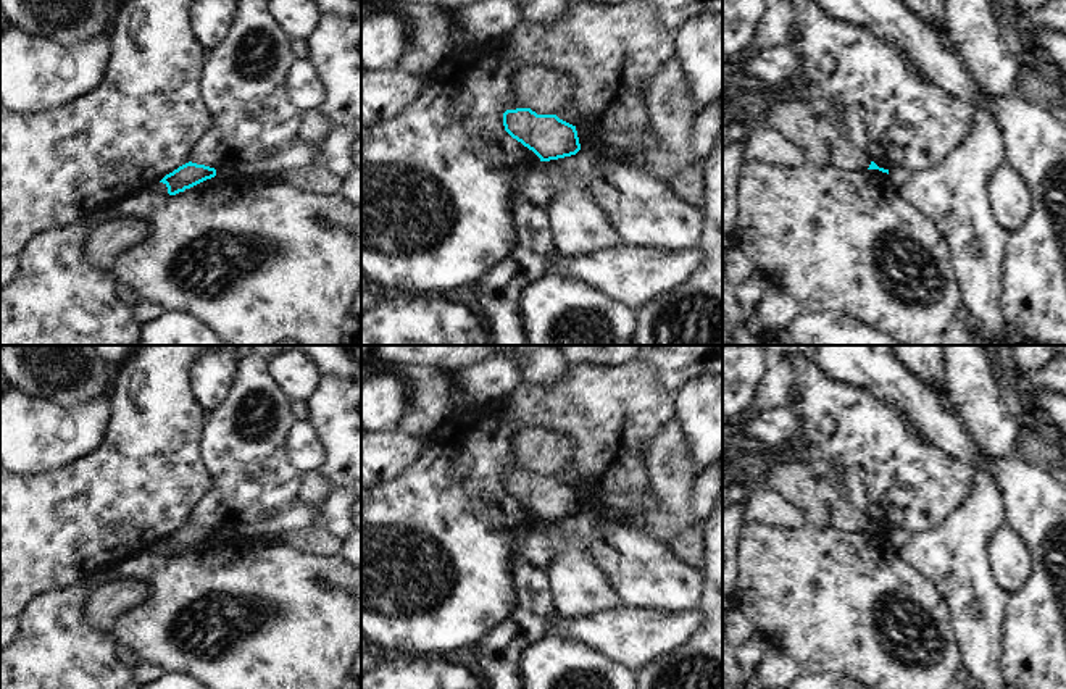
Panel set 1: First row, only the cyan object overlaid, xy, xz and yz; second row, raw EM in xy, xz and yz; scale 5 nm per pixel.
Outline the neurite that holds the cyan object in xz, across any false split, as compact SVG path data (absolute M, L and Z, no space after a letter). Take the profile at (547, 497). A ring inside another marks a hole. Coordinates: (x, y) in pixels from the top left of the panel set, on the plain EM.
M531 470L506 471L505 492L532 512L540 523L576 516L581 512L576 487L556 476L537 476Z

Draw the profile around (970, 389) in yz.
M943 345L943 399L971 441L990 460L1014 455L1021 424L1008 410L985 345Z

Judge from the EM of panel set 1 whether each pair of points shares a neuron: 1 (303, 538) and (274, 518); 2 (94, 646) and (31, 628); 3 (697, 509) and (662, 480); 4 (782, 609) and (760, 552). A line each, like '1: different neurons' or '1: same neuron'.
1: different neurons
2: same neuron
3: different neurons
4: same neuron

